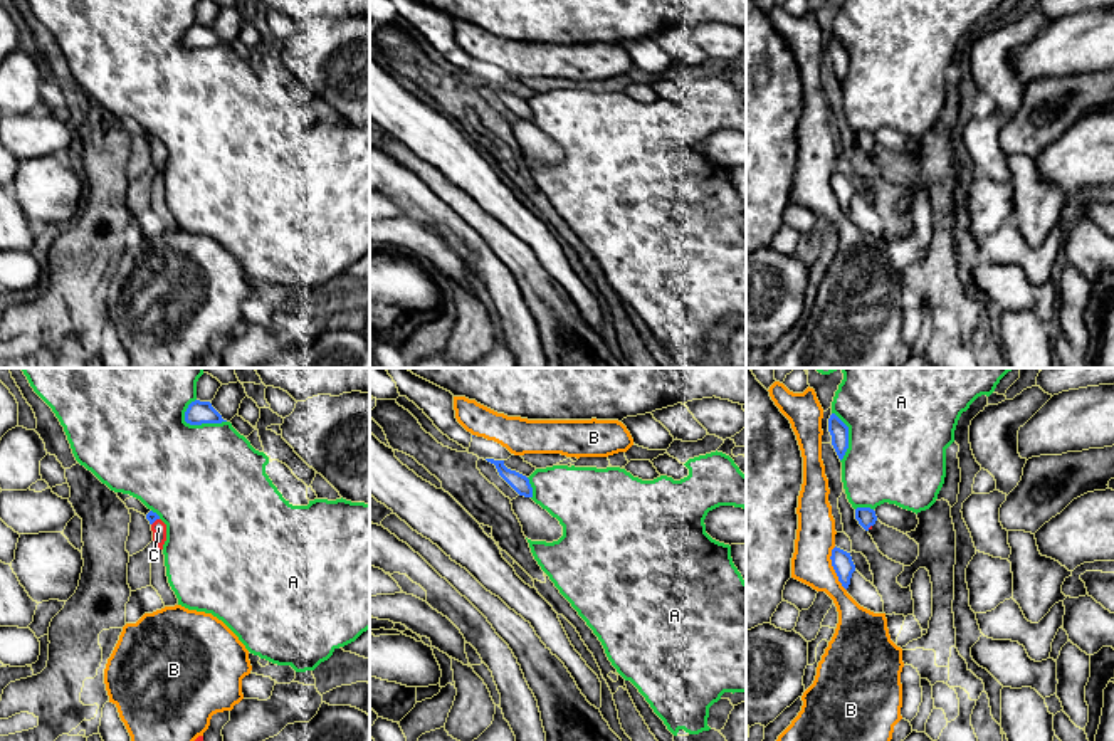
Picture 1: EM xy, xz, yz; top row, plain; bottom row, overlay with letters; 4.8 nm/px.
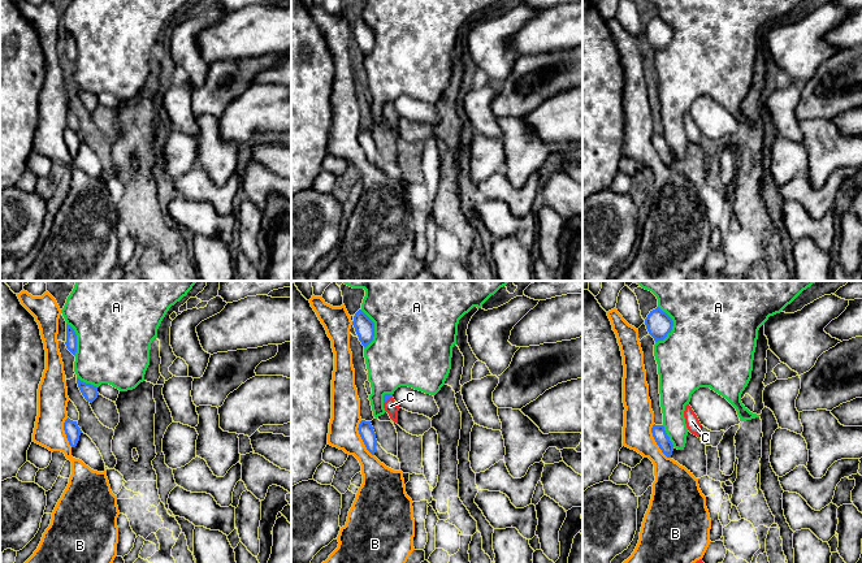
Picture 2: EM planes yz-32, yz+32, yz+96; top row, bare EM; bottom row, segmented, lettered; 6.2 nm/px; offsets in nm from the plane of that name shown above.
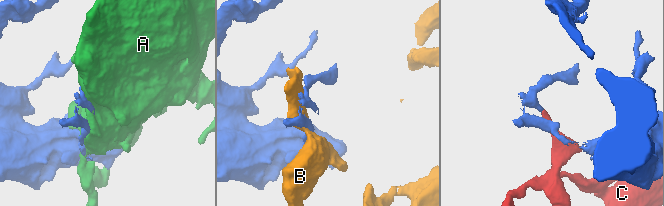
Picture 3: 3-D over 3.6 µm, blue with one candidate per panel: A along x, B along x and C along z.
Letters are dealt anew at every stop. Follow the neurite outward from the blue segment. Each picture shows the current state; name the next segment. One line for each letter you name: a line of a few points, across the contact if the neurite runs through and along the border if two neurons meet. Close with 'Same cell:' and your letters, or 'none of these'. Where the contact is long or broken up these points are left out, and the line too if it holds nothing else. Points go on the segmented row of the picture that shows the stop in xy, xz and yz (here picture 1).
Same cell: none of these

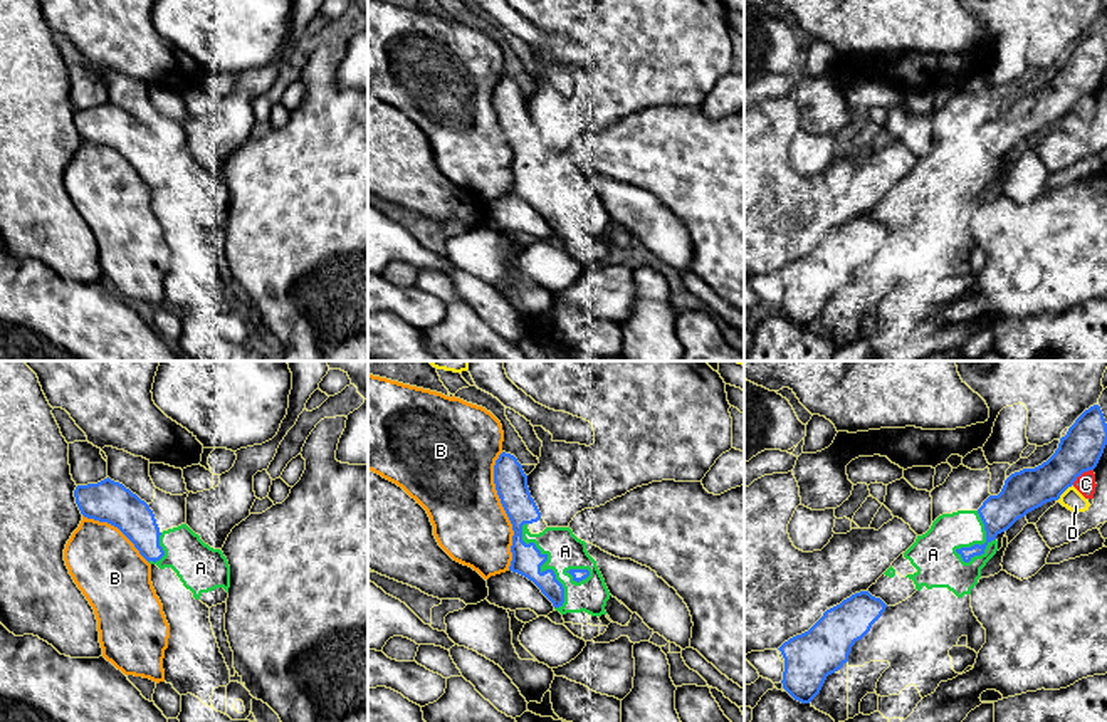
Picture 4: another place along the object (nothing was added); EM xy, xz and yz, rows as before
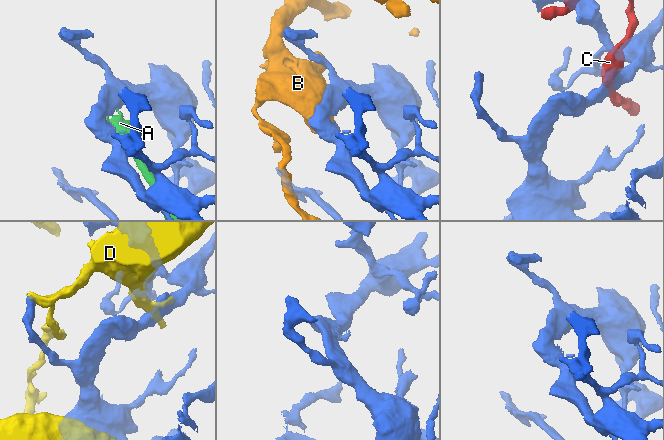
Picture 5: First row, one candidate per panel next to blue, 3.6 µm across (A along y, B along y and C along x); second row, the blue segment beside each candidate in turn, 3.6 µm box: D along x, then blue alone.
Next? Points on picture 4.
Same cell: none of these

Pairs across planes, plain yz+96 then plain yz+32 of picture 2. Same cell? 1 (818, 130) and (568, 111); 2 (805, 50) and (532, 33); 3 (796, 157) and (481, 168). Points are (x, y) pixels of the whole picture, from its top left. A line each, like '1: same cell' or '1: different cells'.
1: different cells
2: different cells
3: same cell

